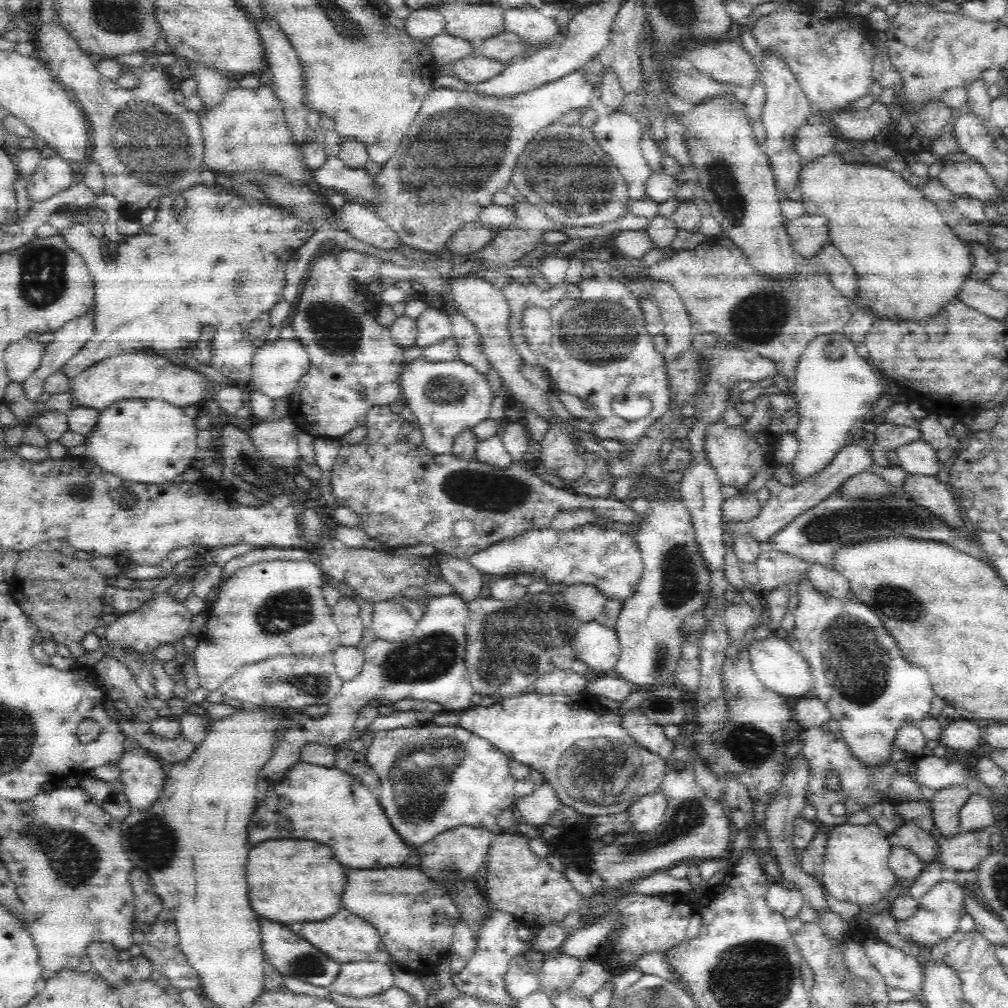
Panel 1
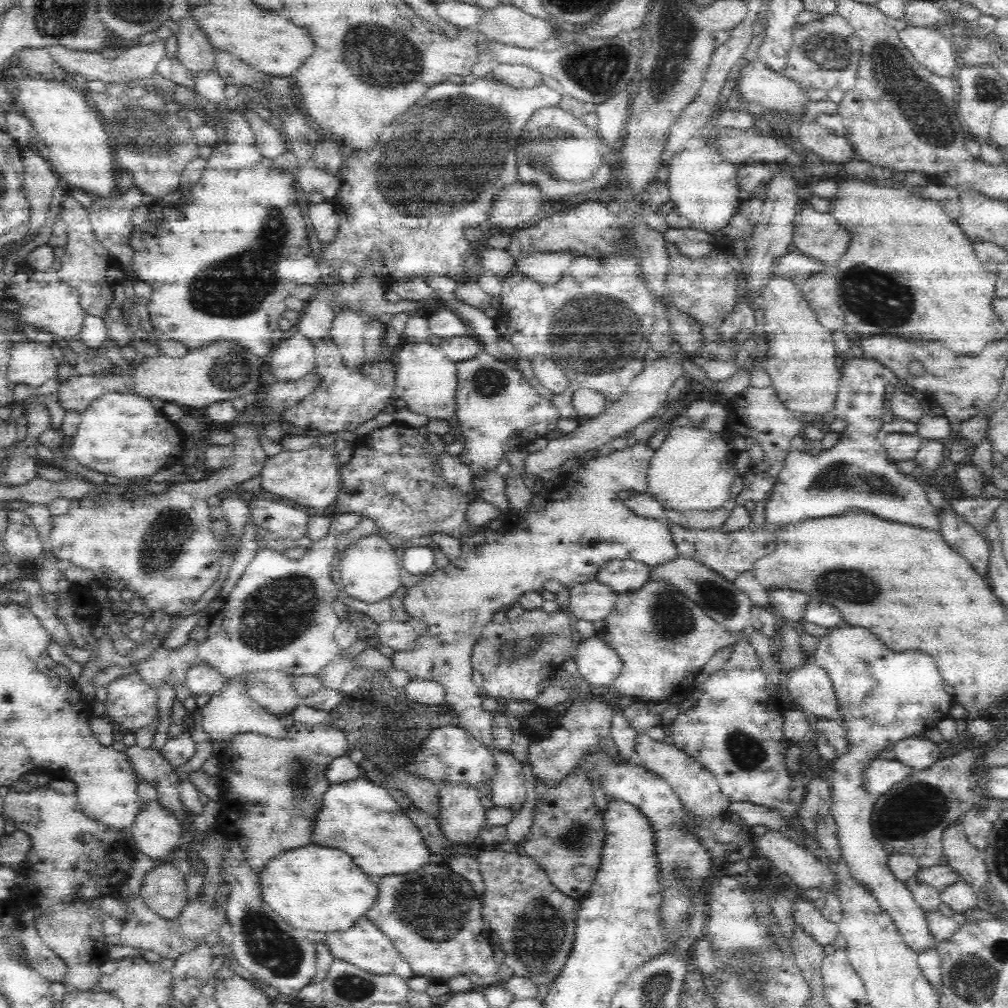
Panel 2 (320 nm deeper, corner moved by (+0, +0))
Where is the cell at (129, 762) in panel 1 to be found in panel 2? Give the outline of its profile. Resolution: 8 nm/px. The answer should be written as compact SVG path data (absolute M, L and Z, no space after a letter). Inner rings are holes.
M156 799L142 805L142 810L136 814L136 820L132 823L130 831L133 833L133 838L139 847L138 852L167 864L167 862L170 862L170 860L166 860L168 854L178 852L181 839L185 837L183 827L180 821L178 821L177 814L170 808L167 808L167 806L163 806Z

